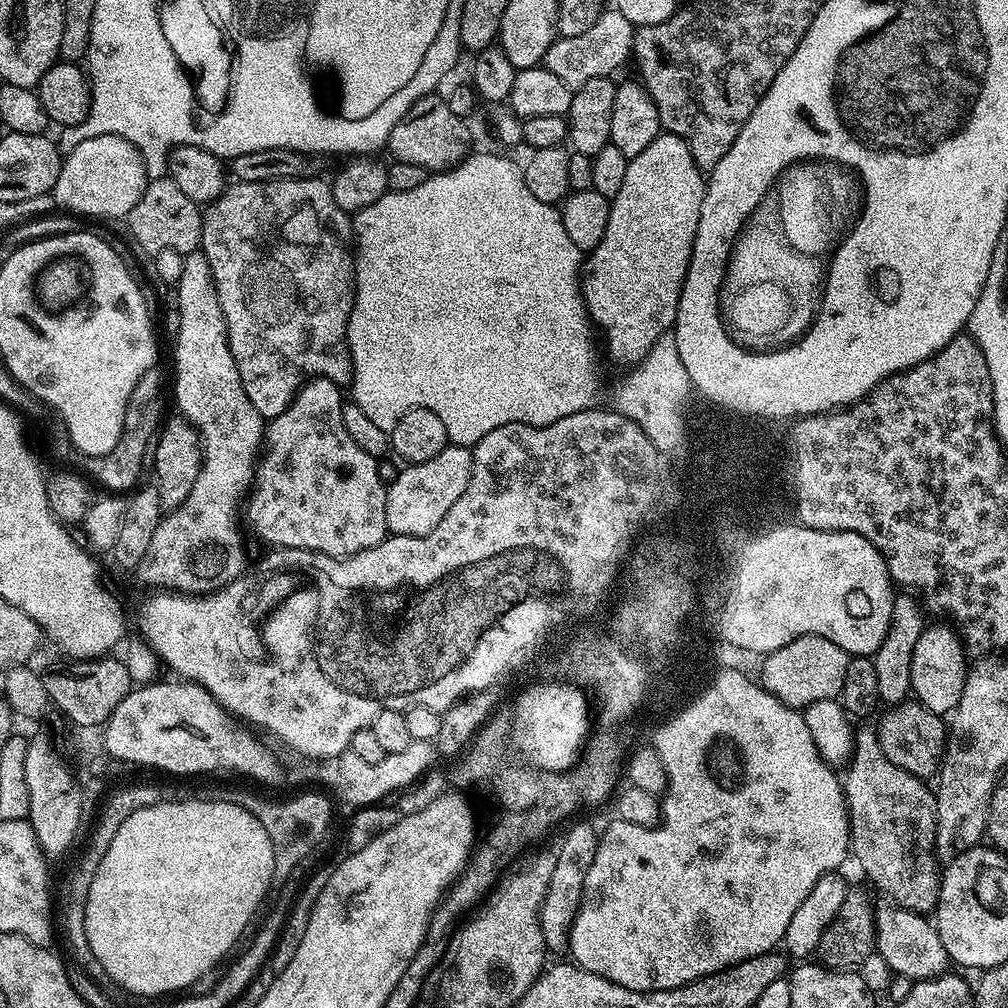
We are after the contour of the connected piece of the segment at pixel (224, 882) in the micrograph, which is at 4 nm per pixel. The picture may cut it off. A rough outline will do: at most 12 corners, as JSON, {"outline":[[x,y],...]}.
{"outline":[[242,805],[118,826],[86,898],[117,989],[188,988],[274,884]]}

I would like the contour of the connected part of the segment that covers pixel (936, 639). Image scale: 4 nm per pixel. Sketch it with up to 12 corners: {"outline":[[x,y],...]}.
{"outline":[[925,627],[912,651],[911,695],[950,714],[970,671],[951,627]]}

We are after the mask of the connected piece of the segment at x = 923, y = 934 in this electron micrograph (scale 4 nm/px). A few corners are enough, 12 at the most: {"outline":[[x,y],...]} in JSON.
{"outline":[[874,910],[876,952],[897,976],[943,976],[950,961],[927,915]]}

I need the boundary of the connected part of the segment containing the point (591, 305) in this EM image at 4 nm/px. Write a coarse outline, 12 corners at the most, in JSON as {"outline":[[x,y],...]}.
{"outline":[[677,136],[629,159],[580,273],[610,359],[675,325],[705,187]]}

